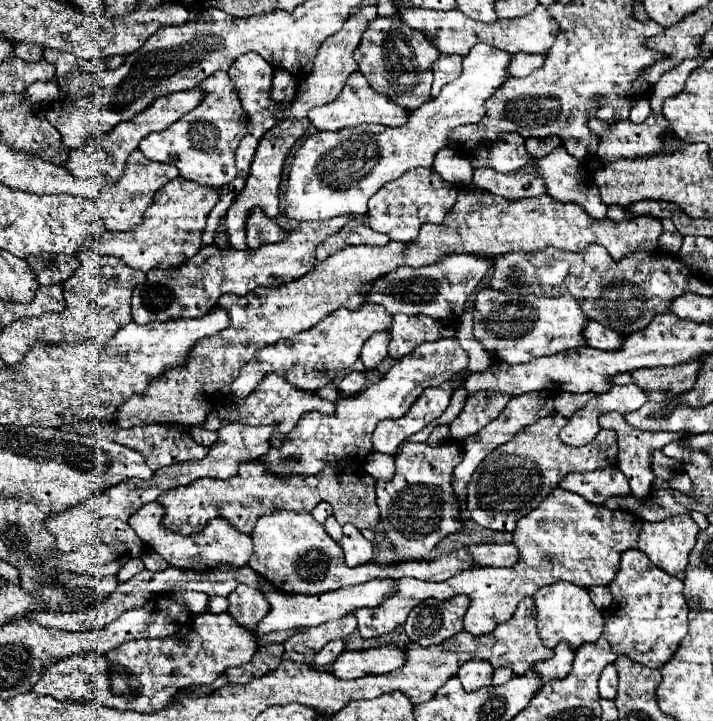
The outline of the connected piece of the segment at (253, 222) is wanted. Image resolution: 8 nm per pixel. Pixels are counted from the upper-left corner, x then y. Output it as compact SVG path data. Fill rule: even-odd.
M259 209L253 211L253 215L249 215L249 221L247 221L249 251L257 249L257 247L261 247L265 243L277 243L281 239L285 239L285 231L273 219L269 219Z

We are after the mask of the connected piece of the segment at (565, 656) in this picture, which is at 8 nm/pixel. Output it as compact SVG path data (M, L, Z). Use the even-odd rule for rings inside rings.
M559 643L555 647L555 655L547 661L541 661L541 663L535 663L531 669L541 677L541 685L543 687L545 683L553 681L553 679L563 679L571 673L571 667L573 667L573 651L569 651L569 647L565 647L565 643Z

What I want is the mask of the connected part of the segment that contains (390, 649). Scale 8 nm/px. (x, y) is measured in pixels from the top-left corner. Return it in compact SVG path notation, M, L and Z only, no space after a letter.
M385 645L367 651L343 651L331 671L339 679L359 679L365 675L385 675L405 665L405 647Z

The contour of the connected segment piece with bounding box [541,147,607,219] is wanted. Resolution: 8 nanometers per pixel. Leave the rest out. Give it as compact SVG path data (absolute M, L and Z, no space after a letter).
M557 147L555 151L551 151L547 157L541 159L541 175L545 179L547 185L547 195L553 199L561 199L561 201L573 201L573 203L581 203L589 215L593 215L595 219L605 219L607 213L607 205L601 203L599 189L597 190L592 183L590 173L584 168L581 162L573 159L563 147Z

